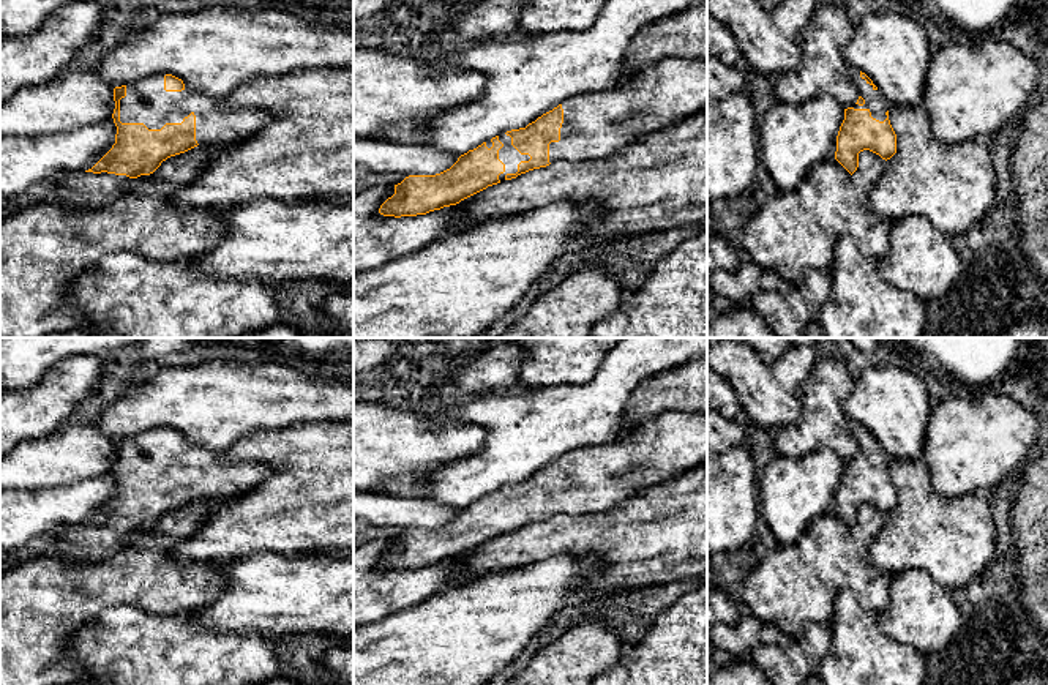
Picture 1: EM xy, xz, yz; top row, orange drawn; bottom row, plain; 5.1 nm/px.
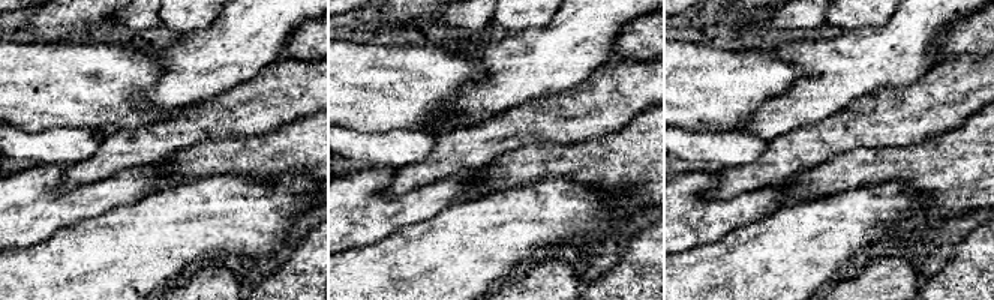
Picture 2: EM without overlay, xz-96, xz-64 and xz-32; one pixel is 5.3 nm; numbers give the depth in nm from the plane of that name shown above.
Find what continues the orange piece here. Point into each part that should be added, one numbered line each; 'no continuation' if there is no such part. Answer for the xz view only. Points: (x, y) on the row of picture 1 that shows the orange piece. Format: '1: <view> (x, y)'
1: xz (509, 155)

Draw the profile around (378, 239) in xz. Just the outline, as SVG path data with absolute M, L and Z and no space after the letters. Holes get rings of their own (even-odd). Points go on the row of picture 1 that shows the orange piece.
M379 185L354 197L354 273L412 254L461 226L459 204L417 216L380 215L380 205L393 194L395 185Z

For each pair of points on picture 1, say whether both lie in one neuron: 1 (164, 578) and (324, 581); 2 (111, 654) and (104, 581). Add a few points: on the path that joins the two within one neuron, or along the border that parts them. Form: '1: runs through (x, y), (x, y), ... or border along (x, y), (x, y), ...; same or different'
1: border along (224, 564), (224, 589), (202, 606); different
2: border along (144, 610), (108, 606), (79, 630); different

